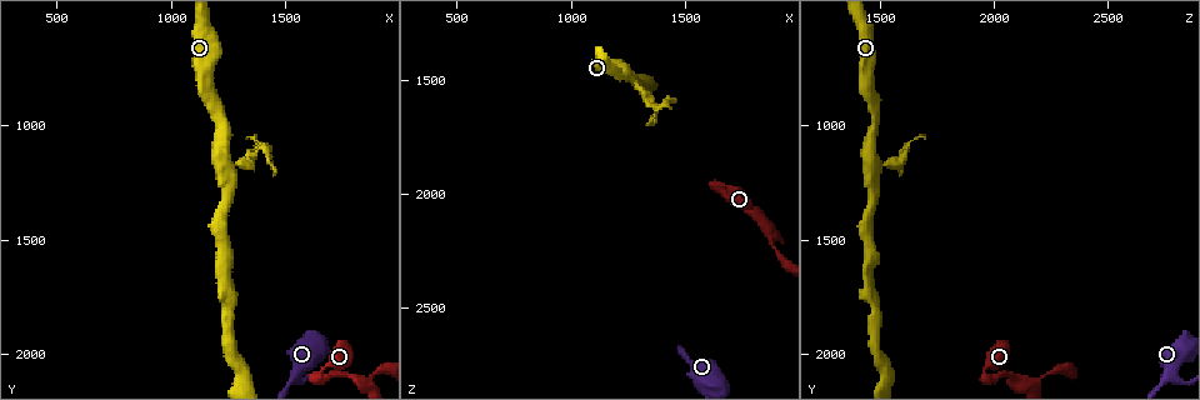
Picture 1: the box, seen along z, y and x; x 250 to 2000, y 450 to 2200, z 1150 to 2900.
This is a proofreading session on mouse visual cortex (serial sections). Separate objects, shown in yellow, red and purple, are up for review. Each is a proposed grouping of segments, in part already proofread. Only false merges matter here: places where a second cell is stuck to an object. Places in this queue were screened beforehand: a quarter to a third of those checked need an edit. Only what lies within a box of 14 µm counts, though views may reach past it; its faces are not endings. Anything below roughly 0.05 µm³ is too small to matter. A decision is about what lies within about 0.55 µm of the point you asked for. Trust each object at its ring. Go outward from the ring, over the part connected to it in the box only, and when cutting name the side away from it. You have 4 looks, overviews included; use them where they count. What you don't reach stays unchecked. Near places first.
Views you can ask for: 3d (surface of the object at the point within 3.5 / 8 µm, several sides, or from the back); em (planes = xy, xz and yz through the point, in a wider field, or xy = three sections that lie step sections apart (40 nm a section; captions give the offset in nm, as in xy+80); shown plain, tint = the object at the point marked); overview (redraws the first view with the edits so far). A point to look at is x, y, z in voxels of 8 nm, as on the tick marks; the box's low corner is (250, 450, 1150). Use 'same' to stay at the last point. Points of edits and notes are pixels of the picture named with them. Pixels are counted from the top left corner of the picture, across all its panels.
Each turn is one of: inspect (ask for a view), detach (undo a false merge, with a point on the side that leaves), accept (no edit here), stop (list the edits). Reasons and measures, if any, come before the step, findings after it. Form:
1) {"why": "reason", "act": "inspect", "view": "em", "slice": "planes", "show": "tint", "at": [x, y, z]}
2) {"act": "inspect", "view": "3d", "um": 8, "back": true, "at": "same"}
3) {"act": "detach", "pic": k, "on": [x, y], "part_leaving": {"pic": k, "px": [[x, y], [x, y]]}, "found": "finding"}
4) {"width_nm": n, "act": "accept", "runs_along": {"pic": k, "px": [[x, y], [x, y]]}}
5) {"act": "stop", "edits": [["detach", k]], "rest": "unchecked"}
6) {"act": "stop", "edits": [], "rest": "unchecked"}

{"why": "calibre changes", "act": "inspect", "view": "3d", "um": 3.5, "at": [1660, 2080, 1960]}

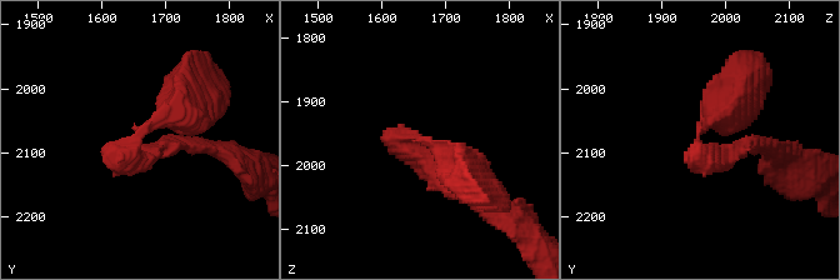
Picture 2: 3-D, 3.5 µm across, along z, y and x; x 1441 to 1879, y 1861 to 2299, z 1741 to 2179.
{"act": "inspect", "view": "em", "slice": "xy", "step": 5, "show": "tint", "at": [1650, 2080, 1960]}

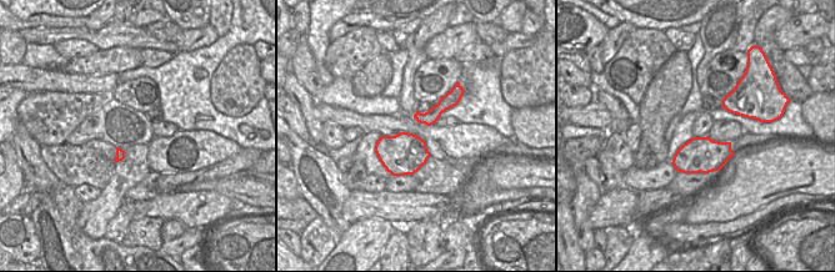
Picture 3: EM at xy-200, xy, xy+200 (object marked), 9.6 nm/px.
{"arm_widths_nm": [200, 500], "act": "accept", "runs_along": {"pic": 2, "px": [[188, 100], [130, 146], [173, 143]]}, "found": "one cell here"}

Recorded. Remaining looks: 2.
{"why": "three-way junction", "act": "inspect", "view": "3d", "um": 3.5, "at": [1560, 2110, 2800]}

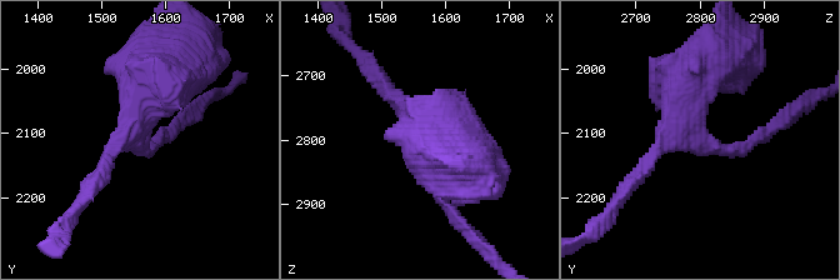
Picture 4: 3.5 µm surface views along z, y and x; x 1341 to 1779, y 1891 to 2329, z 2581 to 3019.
{"act": "inspect", "view": "em", "slice": "xy", "step": 5, "show": "tint", "at": [1565, 2120, 2800]}

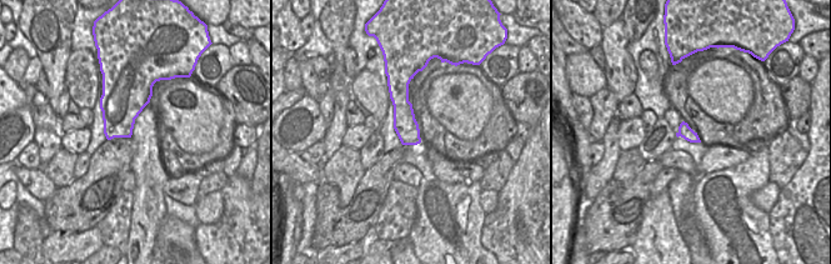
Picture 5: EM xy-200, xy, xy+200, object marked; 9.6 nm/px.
{"arm_widths_nm": [150, 200, 500], "act": "accept", "found": "continuous, no second cell"}

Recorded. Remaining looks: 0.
{"act": "stop", "edits": [], "rest": "unchecked"}

